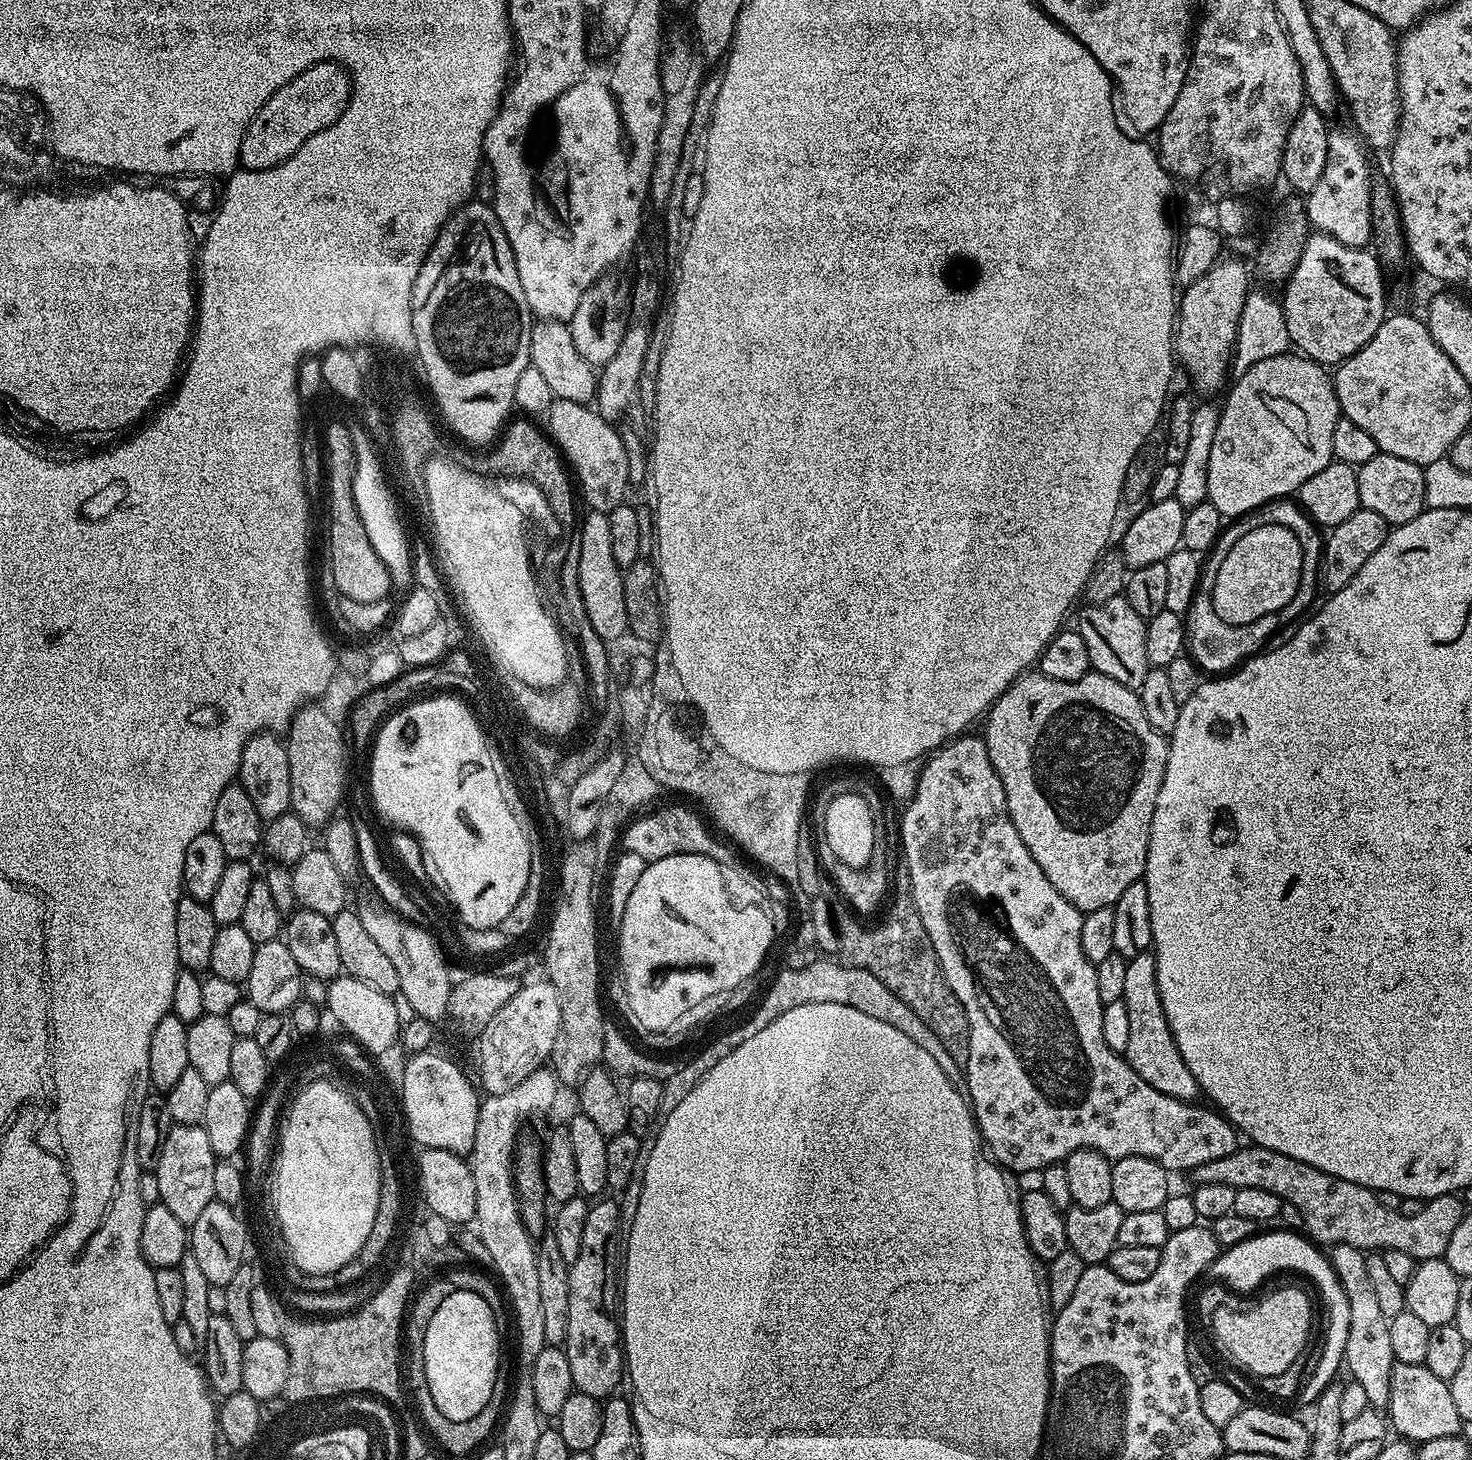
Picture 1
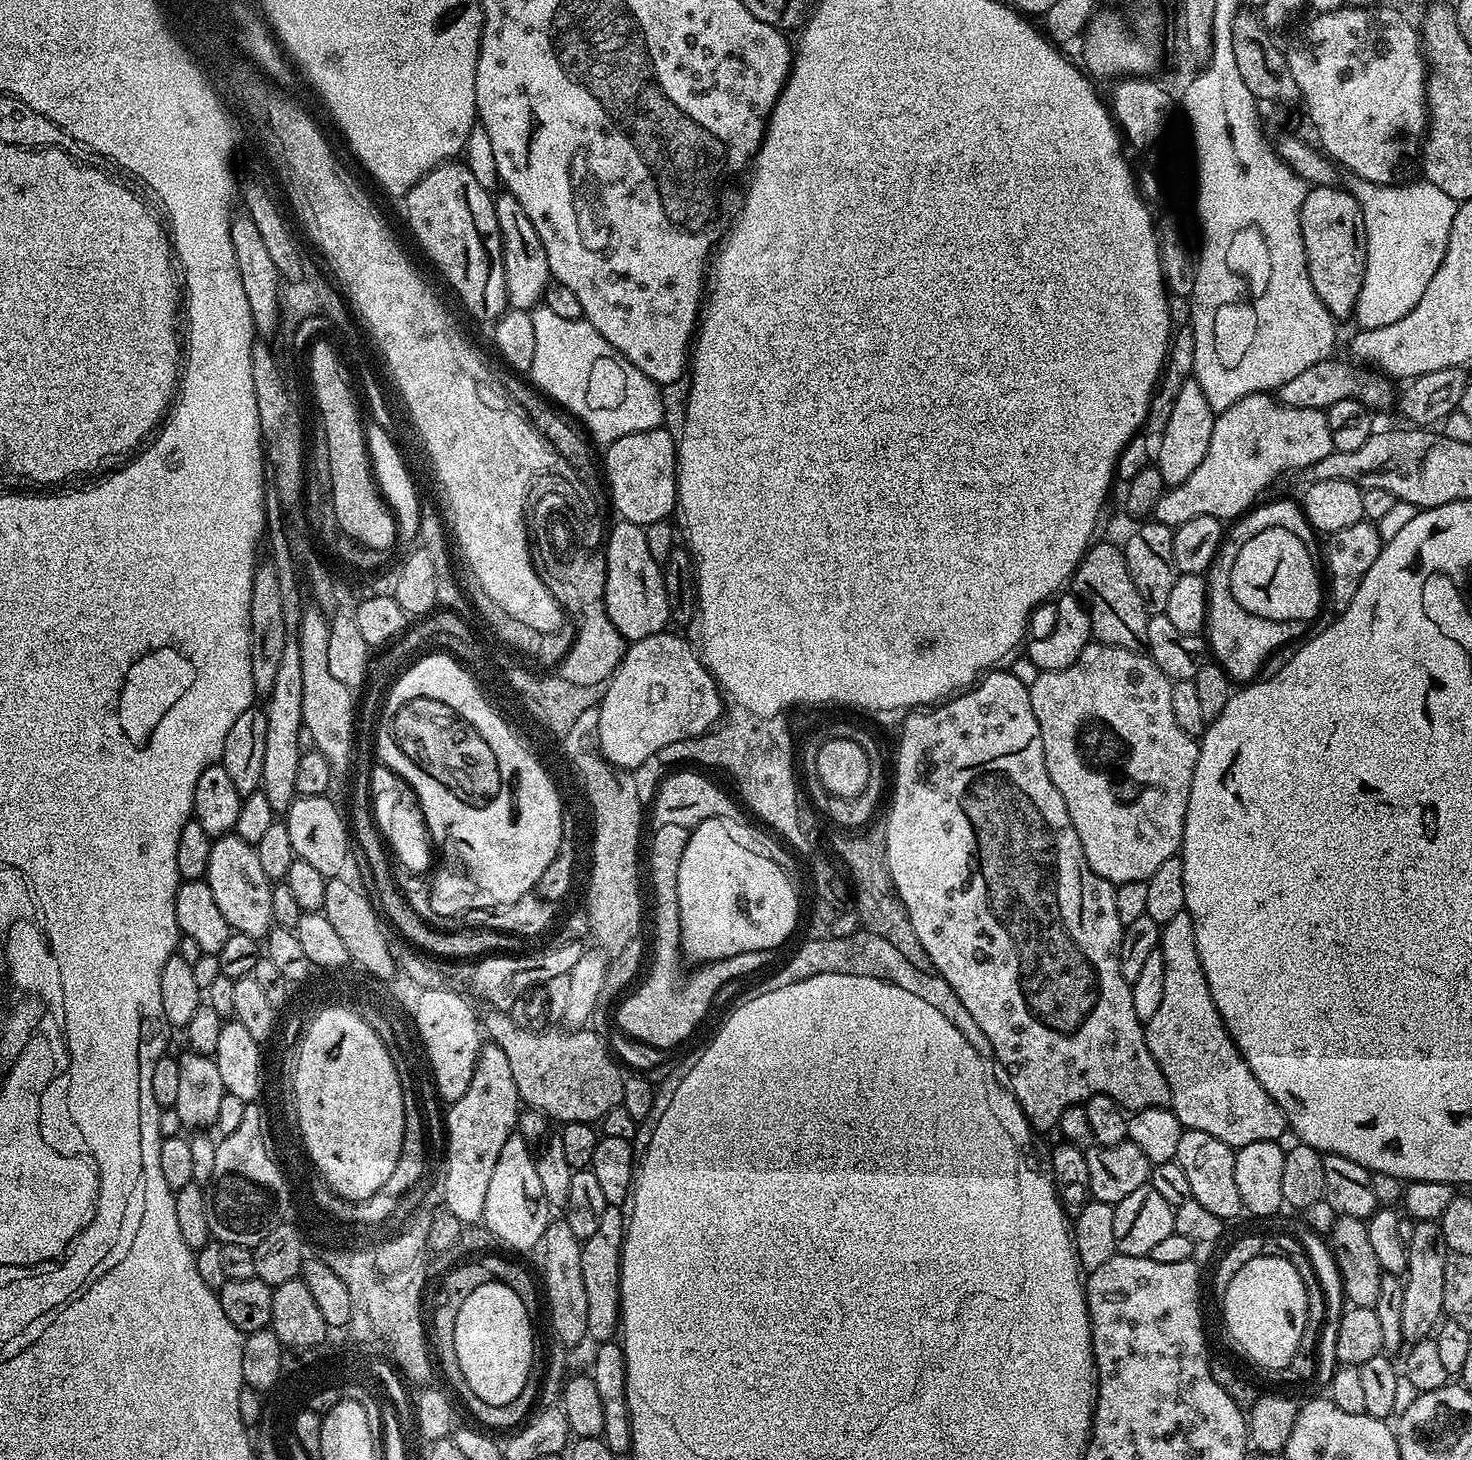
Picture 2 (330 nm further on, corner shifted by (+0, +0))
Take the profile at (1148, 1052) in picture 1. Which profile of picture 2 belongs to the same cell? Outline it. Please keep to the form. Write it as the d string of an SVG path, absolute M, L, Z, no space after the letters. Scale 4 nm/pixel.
M1179 912L1176 917L1170 918L1170 922L1162 925L1158 950L1166 966L1166 979L1162 981L1162 1002L1154 1018L1146 1021L1144 1037L1150 1054L1154 1054L1154 1062L1158 1062L1166 1078L1172 1099L1170 1107L1178 1122L1185 1130L1202 1130L1202 1134L1210 1134L1218 1138L1218 1142L1226 1142L1226 1146L1233 1150L1250 1146L1250 1142L1279 1141L1280 1135L1289 1131L1288 1119L1274 1098L1262 1090L1262 1082L1254 1078L1214 1006L1214 998L1198 958L1198 946L1194 942L1194 922L1188 912Z

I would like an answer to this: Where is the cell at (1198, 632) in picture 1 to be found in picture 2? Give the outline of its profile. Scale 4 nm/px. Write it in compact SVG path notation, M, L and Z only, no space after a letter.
M1276 500L1273 504L1263 504L1253 507L1247 515L1237 519L1227 529L1220 552L1216 555L1216 560L1206 576L1208 582L1208 619L1206 621L1208 647L1215 663L1219 664L1236 682L1255 681L1268 656L1277 652L1282 645L1293 643L1297 638L1305 635L1300 624L1268 624L1268 620L1256 620L1256 616L1248 616L1248 612L1240 612L1240 608L1232 604L1232 596L1228 596L1228 568L1232 568L1232 560L1236 560L1236 552L1240 552L1240 544L1244 544L1244 540L1248 540L1252 532L1260 532L1260 528L1268 528L1268 524L1288 524L1288 528L1296 532L1296 536L1304 536L1305 546L1318 544L1317 533L1306 523L1304 509L1299 503L1291 504L1288 500Z

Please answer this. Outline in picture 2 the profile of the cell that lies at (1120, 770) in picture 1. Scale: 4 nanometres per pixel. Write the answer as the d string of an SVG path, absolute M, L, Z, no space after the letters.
M1093 642L1078 654L1078 662L1074 666L1066 666L1066 670L1057 672L1040 672L1028 684L1030 706L1034 710L1034 718L1038 718L1038 726L1042 730L1042 750L1046 758L1046 770L1050 774L1050 782L1058 786L1058 794L1062 794L1062 802L1066 802L1066 810L1070 814L1070 822L1074 830L1078 830L1078 838L1082 842L1082 850L1090 870L1111 884L1125 884L1126 882L1147 882L1171 856L1177 855L1180 843L1184 837L1184 823L1186 822L1186 806L1190 802L1190 782L1194 782L1194 766L1198 762L1200 745L1197 737L1186 734L1182 726L1178 726L1174 719L1174 706L1170 703L1170 690L1173 681L1162 674L1160 667L1144 652L1131 652L1118 646L1110 646Z

